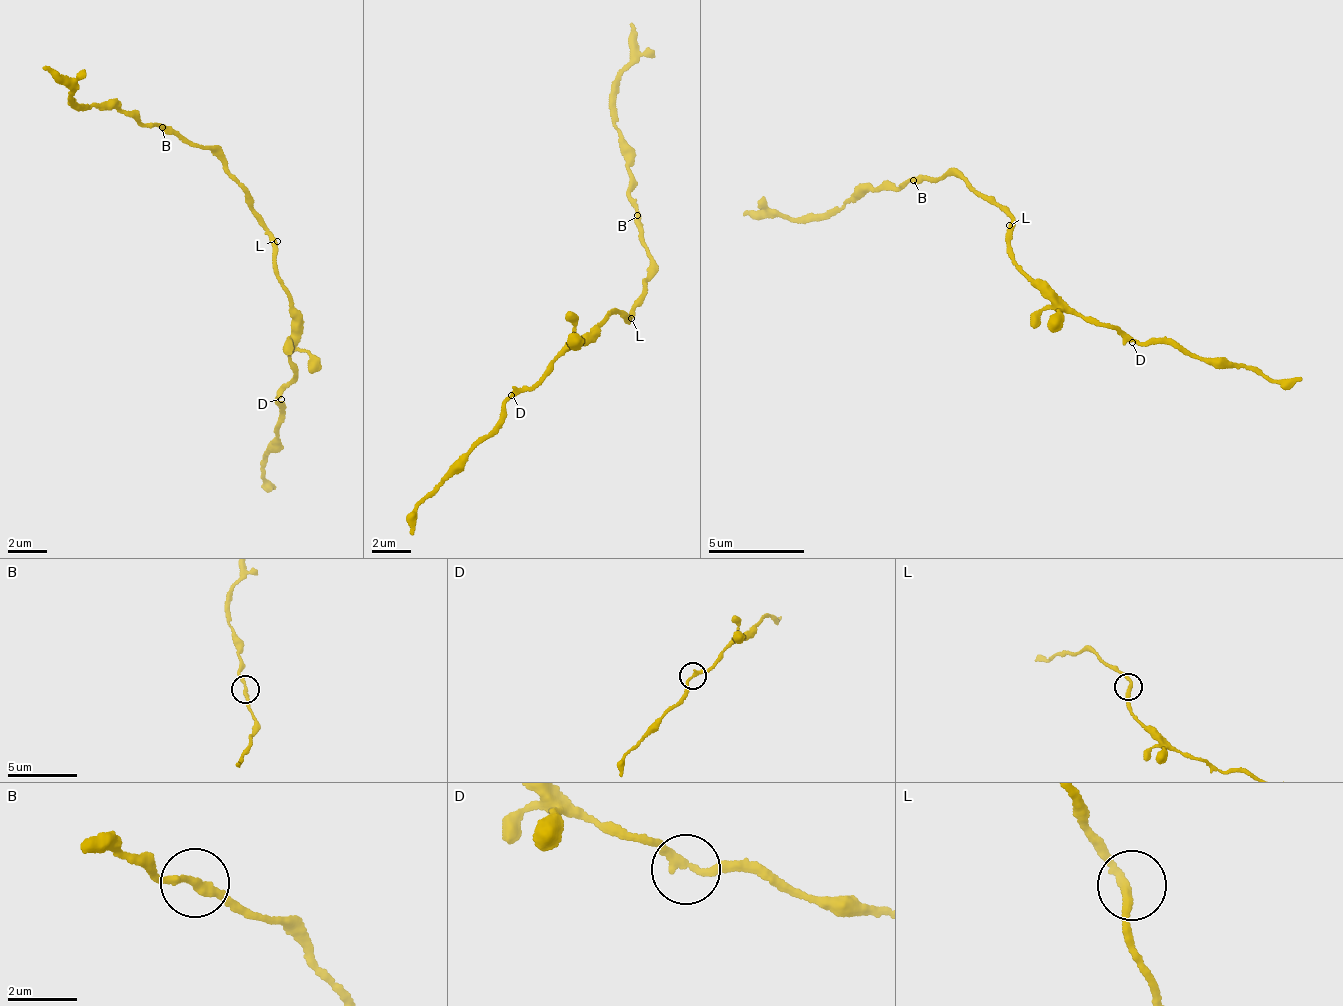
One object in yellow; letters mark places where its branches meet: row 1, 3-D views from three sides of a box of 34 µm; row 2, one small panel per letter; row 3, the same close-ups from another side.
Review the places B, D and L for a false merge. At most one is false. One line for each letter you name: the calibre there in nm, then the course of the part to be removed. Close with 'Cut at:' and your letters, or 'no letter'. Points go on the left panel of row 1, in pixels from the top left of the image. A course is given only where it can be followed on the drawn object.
Cut at: no letter

